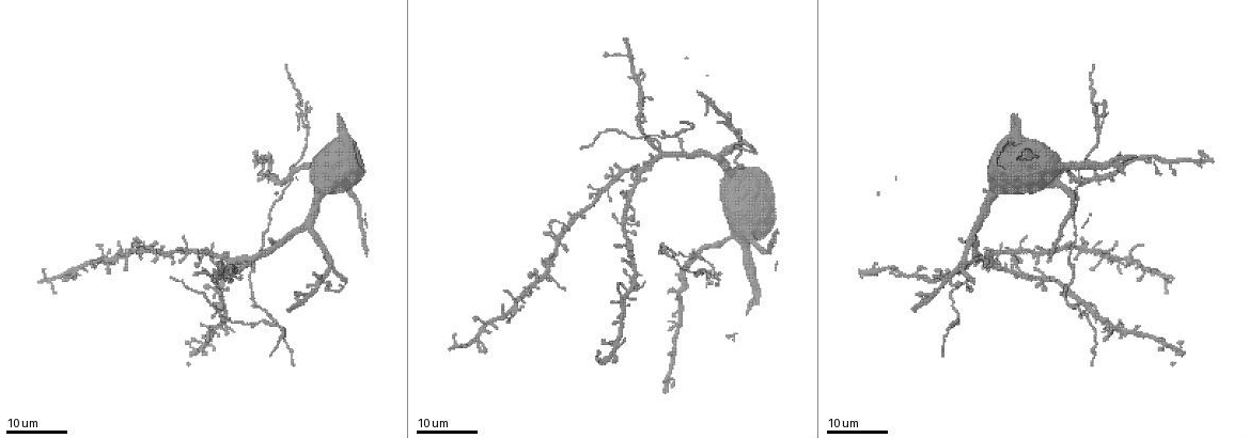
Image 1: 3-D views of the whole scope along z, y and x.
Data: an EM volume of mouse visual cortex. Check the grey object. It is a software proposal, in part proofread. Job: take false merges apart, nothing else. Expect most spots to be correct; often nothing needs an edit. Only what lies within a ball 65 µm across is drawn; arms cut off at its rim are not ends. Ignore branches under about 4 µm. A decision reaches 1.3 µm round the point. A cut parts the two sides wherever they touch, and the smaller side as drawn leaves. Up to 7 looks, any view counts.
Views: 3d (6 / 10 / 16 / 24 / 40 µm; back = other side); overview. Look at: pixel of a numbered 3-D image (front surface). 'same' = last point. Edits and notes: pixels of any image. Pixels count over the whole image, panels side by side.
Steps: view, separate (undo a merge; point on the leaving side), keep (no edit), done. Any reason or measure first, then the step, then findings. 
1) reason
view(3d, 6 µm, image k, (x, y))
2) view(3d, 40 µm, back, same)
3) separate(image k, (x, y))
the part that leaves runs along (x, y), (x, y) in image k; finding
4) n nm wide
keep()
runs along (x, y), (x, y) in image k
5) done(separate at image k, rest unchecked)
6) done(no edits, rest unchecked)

view(3d, 24 µm, image 1, (1078, 177))

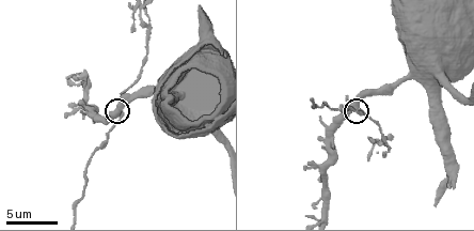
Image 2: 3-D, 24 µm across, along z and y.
zoom in
view(3d, 6 µm, same)

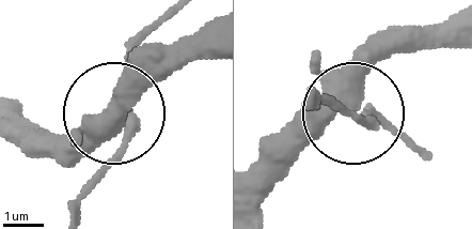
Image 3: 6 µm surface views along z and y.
keep()
all the same cell

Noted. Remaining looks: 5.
two arms in line, one across
view(3d, 6 µm, image 2, (148, 24))

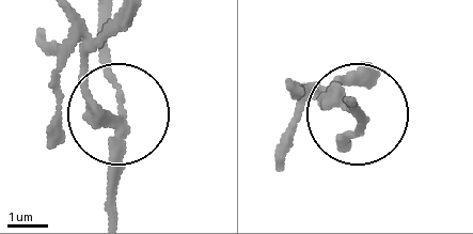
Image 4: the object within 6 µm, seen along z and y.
3 arms
separate(image 4, (83, 65))
a second cell is stuck on

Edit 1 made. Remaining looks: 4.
three-way junction
view(3d, 24 µm, image 1, (659, 154))

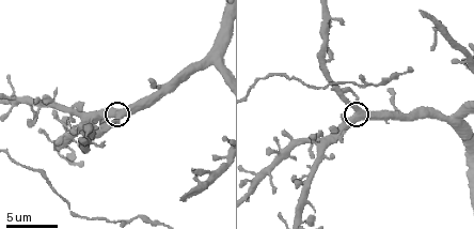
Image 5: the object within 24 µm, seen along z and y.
view(3d, 6 µm, image 5, (117, 116))

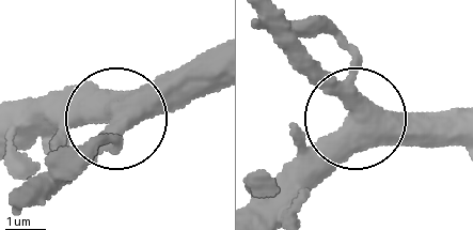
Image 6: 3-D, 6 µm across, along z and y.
460 nm wide
keep()
runs along (210, 49), (150, 83), (50, 182) in image 6; continuous, no second cell

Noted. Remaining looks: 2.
looks like a crossing
view(3d, 16 µm, image 1, (898, 269))

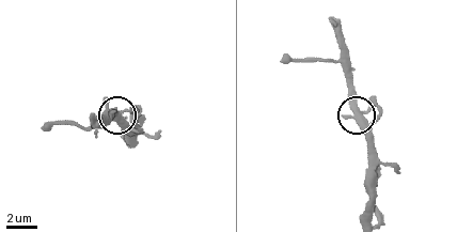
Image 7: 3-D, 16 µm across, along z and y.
view(3d, 10 µm, image 7, (123, 112))

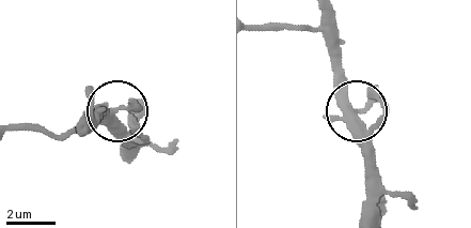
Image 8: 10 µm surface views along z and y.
340 nm wide
keep()
all the same cell

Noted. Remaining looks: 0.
done(separate at image 4, rest unchecked)

